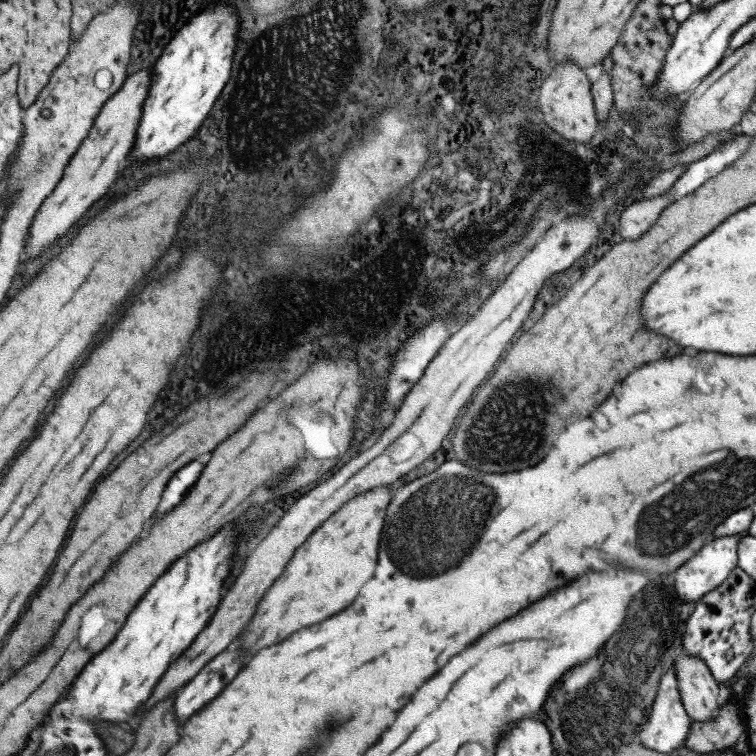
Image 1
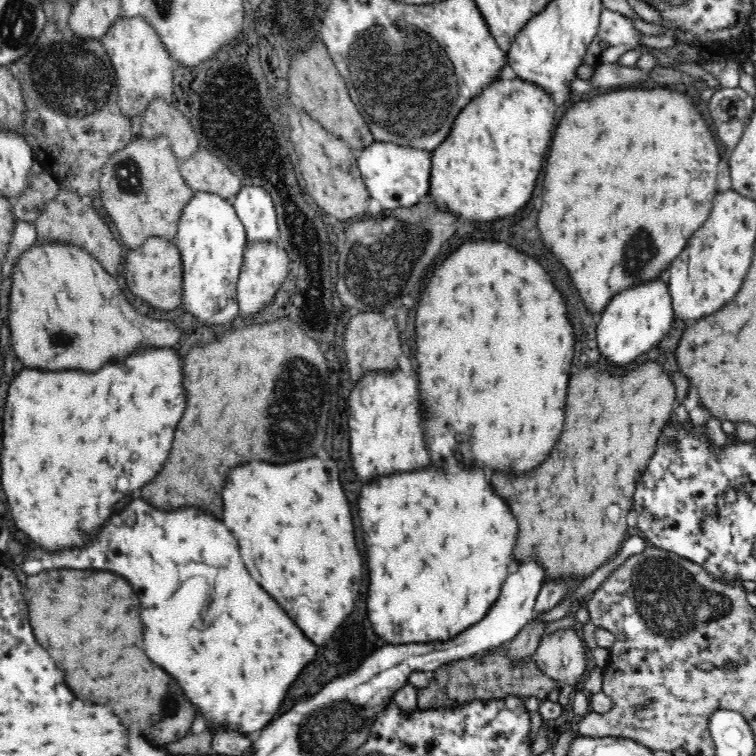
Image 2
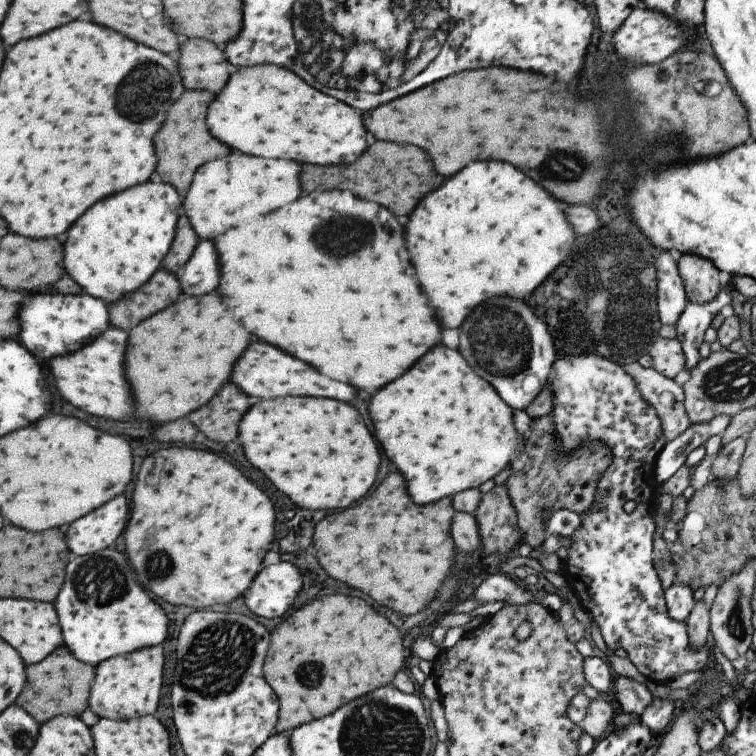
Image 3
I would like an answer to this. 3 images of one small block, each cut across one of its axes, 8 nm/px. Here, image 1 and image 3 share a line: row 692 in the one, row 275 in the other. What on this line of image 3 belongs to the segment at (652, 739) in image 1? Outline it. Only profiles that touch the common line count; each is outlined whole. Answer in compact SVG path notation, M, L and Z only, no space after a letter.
M671 254L657 256L657 312L660 324L675 324L688 300Z

